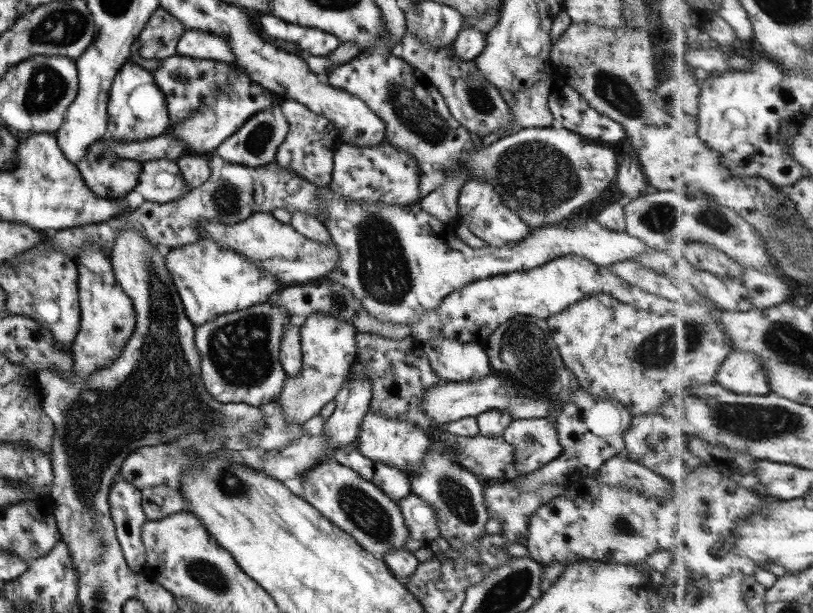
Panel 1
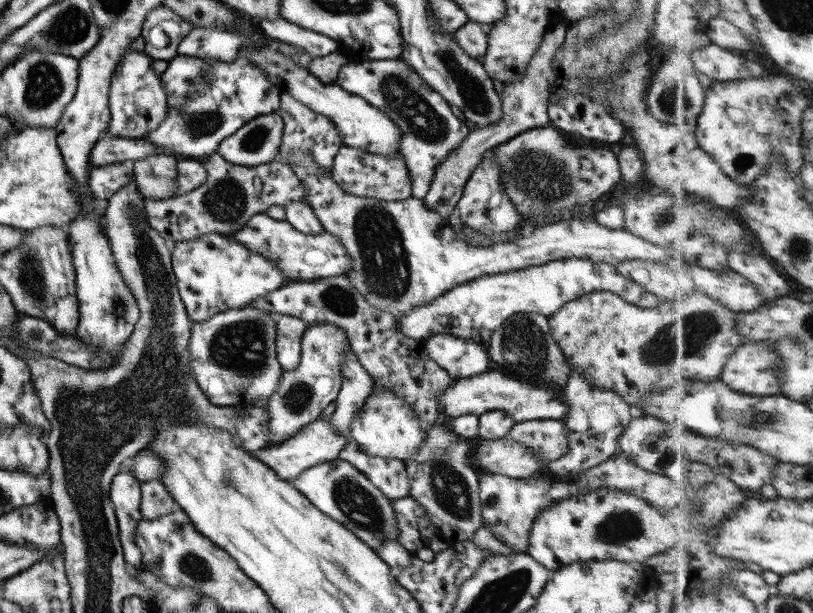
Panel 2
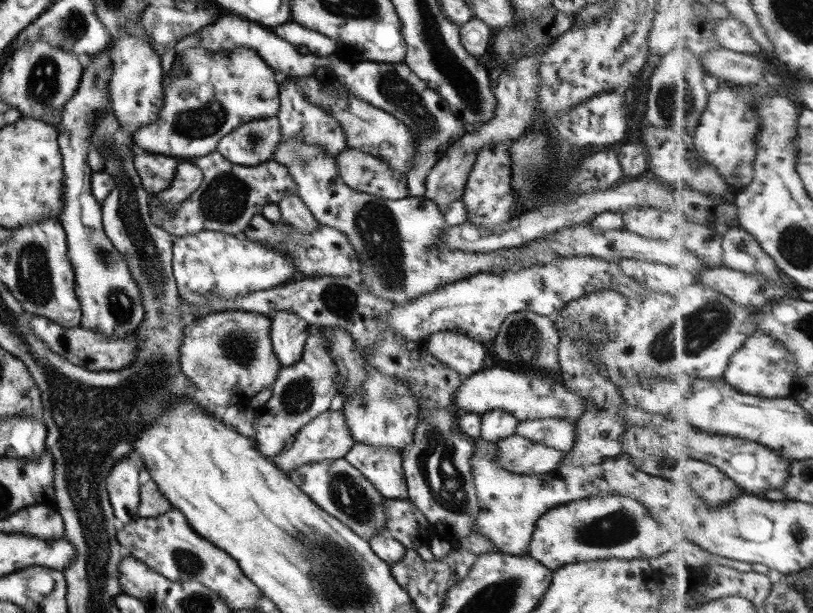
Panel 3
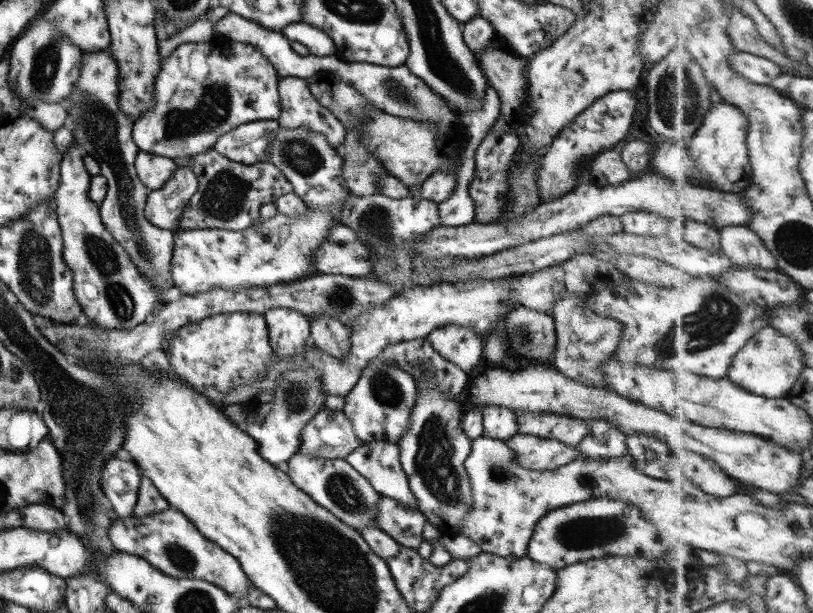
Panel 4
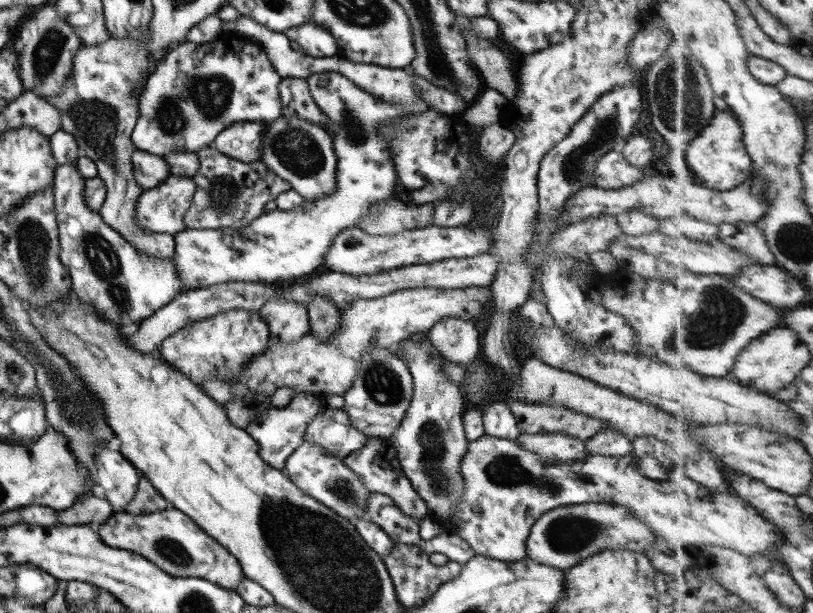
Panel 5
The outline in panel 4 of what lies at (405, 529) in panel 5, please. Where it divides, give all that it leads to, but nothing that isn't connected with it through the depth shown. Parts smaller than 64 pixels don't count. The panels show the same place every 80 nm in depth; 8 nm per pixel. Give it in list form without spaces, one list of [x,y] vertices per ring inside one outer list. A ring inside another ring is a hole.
[[[379,496],[375,506],[375,526],[400,546],[416,549],[424,541],[421,530],[425,518],[417,509],[401,506],[399,502],[387,496]]]

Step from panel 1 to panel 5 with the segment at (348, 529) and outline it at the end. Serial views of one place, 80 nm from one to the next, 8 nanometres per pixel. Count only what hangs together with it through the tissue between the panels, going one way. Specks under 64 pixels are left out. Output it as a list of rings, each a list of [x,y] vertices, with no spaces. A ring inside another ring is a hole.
[[[306,440],[290,454],[285,461],[283,471],[290,481],[299,487],[304,494],[313,498],[319,505],[330,508],[341,518],[353,524],[356,518],[365,518],[369,492],[361,479],[342,461],[329,454],[325,454],[320,446],[315,446]]]

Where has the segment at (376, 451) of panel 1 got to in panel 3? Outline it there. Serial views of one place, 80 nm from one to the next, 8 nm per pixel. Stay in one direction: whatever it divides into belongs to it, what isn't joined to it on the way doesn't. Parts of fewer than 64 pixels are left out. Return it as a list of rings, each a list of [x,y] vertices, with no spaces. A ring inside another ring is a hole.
[[[368,368],[363,387],[347,399],[343,405],[343,418],[347,431],[355,443],[369,446],[385,446],[400,451],[413,440],[413,430],[417,425],[420,405],[411,397],[407,382],[397,376],[385,377],[379,371]]]

